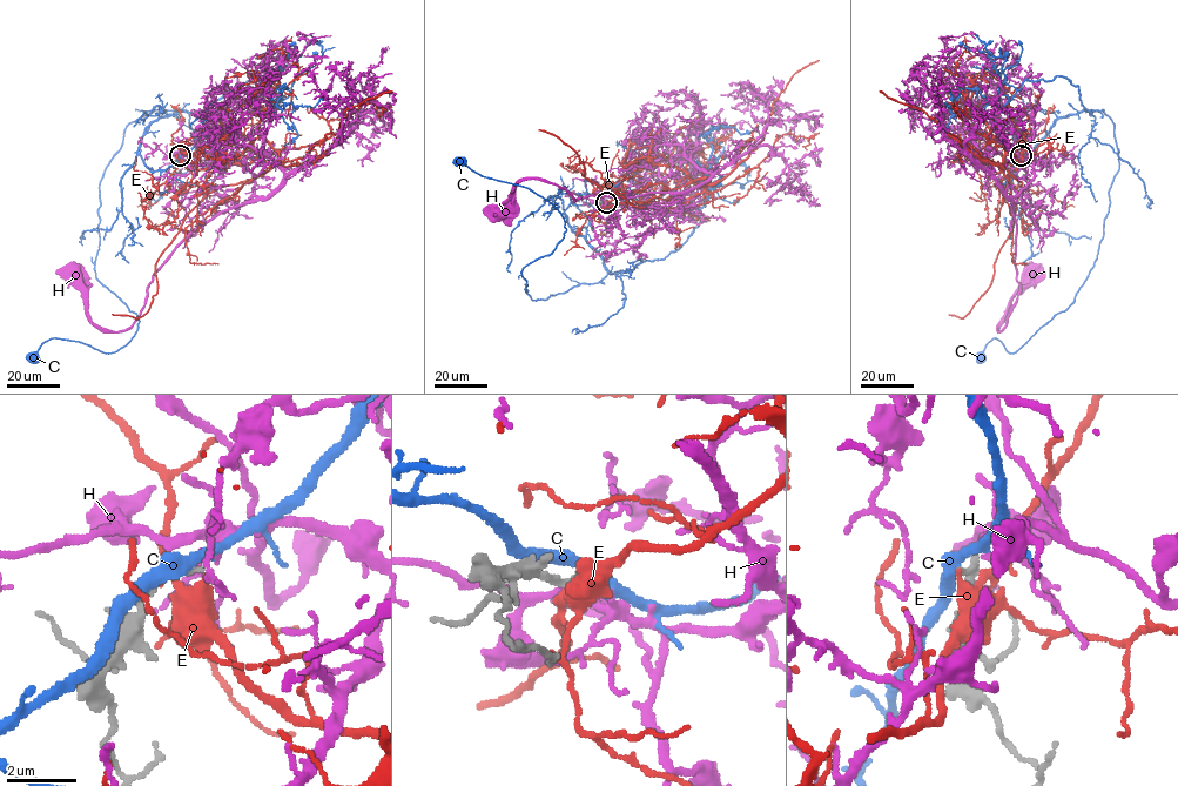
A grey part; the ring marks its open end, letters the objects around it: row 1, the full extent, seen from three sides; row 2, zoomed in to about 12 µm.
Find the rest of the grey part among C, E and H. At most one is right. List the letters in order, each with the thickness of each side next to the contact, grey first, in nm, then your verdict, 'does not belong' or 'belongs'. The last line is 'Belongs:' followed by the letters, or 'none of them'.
C: calibres 200 and 360 nm; does not belong
E: calibres 320 and 300 nm; does not belong
H: calibres 280 and 240 nm; belongs
Belongs: H

